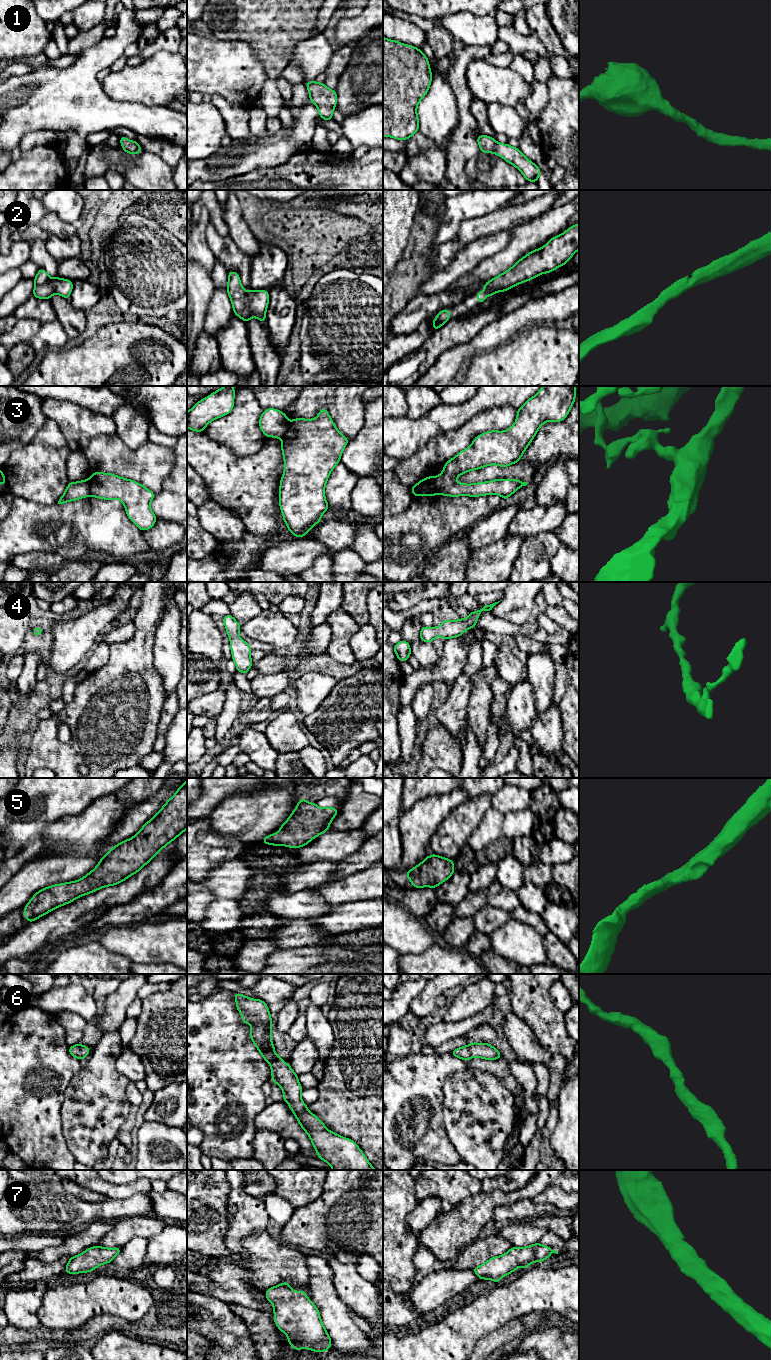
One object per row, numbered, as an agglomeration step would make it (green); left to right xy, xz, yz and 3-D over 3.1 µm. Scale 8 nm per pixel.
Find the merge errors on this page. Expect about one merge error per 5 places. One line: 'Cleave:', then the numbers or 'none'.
Cleave: 3

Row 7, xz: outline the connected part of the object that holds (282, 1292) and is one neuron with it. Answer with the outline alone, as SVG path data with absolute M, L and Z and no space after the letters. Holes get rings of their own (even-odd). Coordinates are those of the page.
M283 1282L265 1291L266 1299L274 1305L276 1326L287 1335L293 1350L328 1351L332 1341L319 1310L305 1291L296 1292L289 1286L289 1282Z

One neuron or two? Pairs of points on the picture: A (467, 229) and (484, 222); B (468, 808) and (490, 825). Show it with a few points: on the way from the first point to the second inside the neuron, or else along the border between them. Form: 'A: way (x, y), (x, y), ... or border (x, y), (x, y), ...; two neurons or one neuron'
A: way (471, 229), (477, 229), (480, 226); one neuron
B: border (491, 806), (469, 839); two neurons

